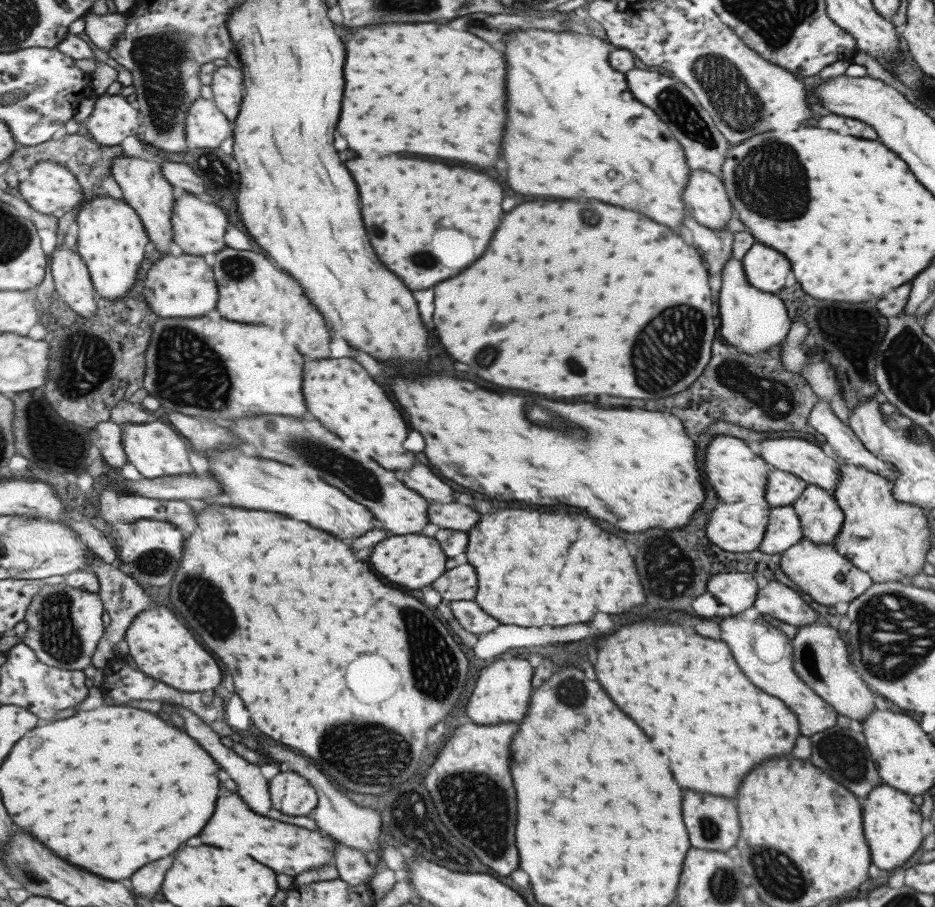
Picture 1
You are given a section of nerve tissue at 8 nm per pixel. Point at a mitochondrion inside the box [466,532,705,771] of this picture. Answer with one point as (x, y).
(656, 561)

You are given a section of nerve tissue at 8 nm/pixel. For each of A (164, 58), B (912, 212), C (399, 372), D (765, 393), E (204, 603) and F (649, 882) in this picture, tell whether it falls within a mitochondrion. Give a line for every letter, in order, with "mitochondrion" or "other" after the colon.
A: mitochondrion
B: other
C: other
D: mitochondrion
E: mitochondrion
F: other

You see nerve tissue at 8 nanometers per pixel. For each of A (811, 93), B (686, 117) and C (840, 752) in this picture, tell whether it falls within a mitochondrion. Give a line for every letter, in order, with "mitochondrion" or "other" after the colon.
A: other
B: mitochondrion
C: mitochondrion

